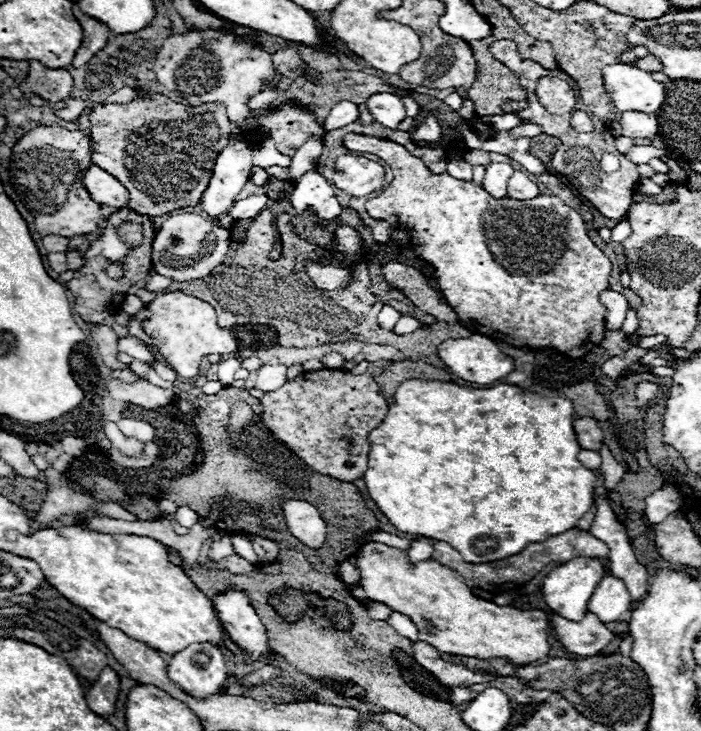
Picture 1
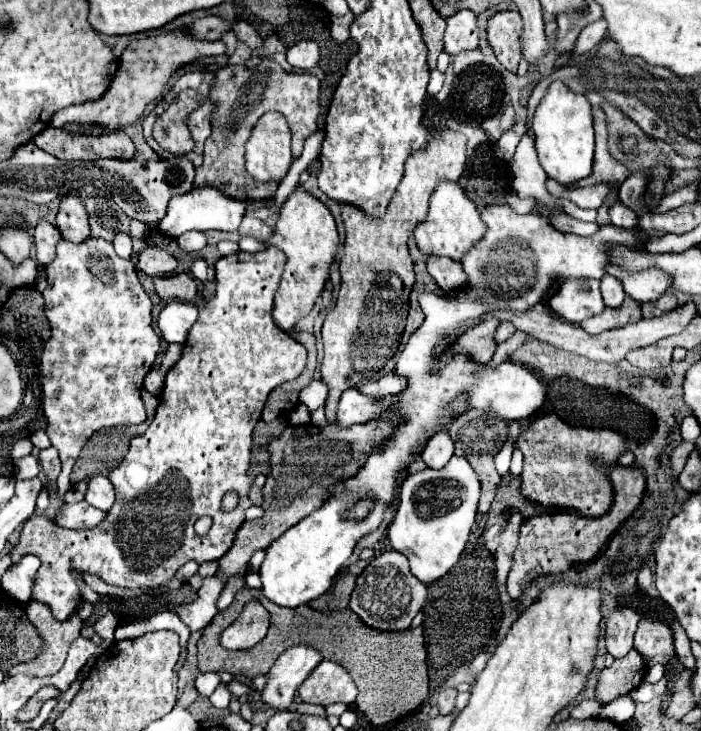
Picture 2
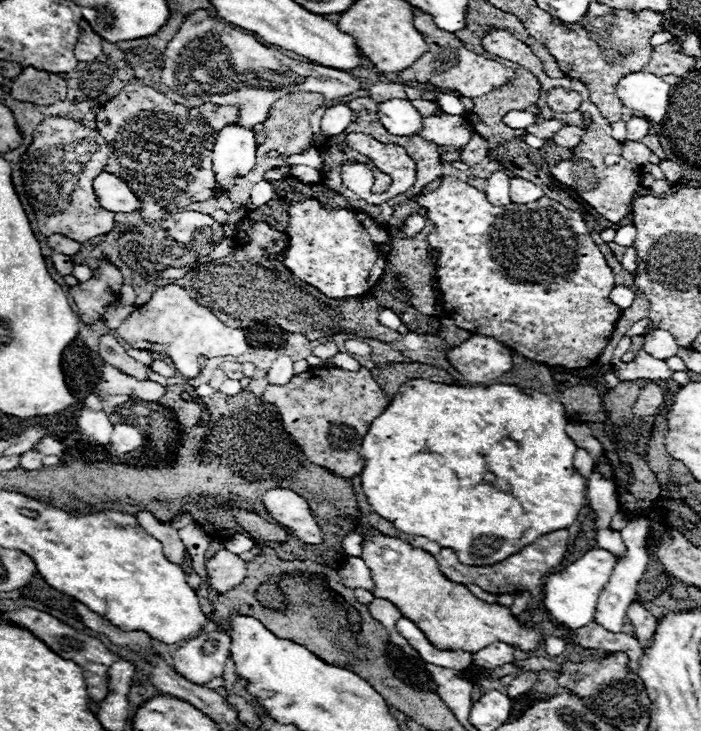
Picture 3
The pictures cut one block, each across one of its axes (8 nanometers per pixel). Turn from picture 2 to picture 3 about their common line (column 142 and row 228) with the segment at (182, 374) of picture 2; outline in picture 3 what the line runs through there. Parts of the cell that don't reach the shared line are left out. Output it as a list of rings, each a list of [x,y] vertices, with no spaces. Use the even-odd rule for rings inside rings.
[[[442,176],[442,182],[436,190],[426,192],[418,198],[418,206],[426,210],[426,218],[432,220],[434,230],[428,234],[428,246],[436,252],[436,266],[438,266],[438,288],[442,292],[442,306],[446,310],[446,314],[454,320],[454,324],[462,330],[468,330],[472,334],[484,334],[484,336],[492,336],[498,338],[500,342],[508,344],[508,348],[516,350],[518,354],[536,360],[536,362],[544,362],[550,366],[564,366],[564,368],[586,368],[590,366],[606,348],[606,344],[610,342],[612,334],[614,334],[614,322],[618,320],[620,312],[614,304],[608,302],[608,294],[614,288],[614,276],[610,266],[606,264],[600,248],[596,246],[596,242],[590,238],[590,232],[586,228],[586,222],[582,220],[582,216],[574,210],[568,210],[566,206],[558,204],[556,200],[542,196],[536,202],[530,204],[514,204],[510,202],[508,206],[492,206],[486,198],[486,194],[482,190],[476,190],[474,186],[458,180],[456,176]],[[490,248],[498,248],[498,260],[492,256]]]

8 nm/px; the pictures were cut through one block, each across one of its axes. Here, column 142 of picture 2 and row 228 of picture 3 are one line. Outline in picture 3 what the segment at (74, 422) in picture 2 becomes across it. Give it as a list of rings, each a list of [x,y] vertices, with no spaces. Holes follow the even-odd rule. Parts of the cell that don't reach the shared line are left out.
[[[314,198],[290,206],[290,246],[284,264],[328,298],[364,296],[382,276],[390,252],[390,234],[358,210],[326,210]],[[414,212],[414,214],[406,220],[404,232],[406,232],[408,236],[414,236],[414,234],[418,234],[424,226],[426,226],[426,218],[424,218],[424,216],[420,216],[418,212]]]

